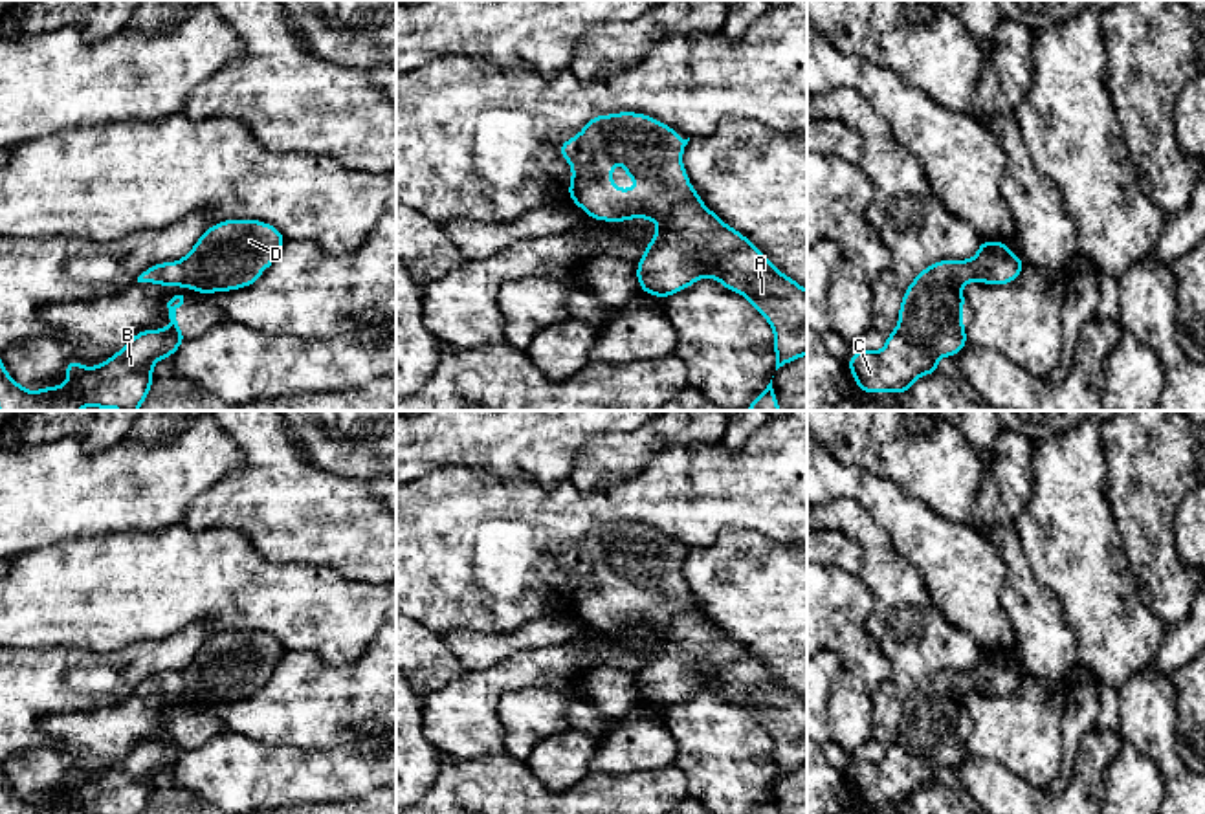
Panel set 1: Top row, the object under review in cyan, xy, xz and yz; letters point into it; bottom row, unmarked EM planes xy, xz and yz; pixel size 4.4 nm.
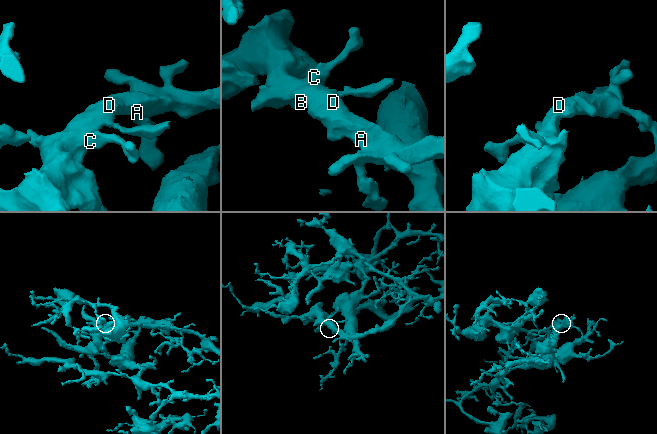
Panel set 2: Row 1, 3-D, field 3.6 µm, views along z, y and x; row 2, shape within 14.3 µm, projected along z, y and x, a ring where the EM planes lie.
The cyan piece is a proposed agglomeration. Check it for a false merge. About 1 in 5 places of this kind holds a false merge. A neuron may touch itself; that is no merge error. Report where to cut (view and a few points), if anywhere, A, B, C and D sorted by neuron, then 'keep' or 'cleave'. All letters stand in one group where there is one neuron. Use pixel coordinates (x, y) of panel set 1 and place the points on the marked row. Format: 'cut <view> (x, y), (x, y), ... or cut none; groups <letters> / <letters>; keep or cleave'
cut none; groups A B C D; keep

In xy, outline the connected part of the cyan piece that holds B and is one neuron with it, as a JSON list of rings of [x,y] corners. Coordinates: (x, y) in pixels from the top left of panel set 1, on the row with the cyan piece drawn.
[[[174,295],[169,302],[169,328],[138,332],[127,346],[97,367],[83,367],[75,359],[66,359],[68,381],[59,387],[44,387],[40,390],[26,390],[6,370],[0,359],[0,411],[81,411],[81,405],[97,409],[138,411],[145,402],[154,381],[152,365],[178,350],[187,339],[176,321],[176,310],[183,304],[183,295]]]

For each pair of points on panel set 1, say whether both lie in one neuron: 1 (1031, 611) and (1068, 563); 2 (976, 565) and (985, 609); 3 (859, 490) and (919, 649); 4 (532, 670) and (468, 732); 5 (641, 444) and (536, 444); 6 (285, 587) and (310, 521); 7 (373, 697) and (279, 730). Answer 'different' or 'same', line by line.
1: different
2: same
3: different
4: same
5: different
6: different
7: same

